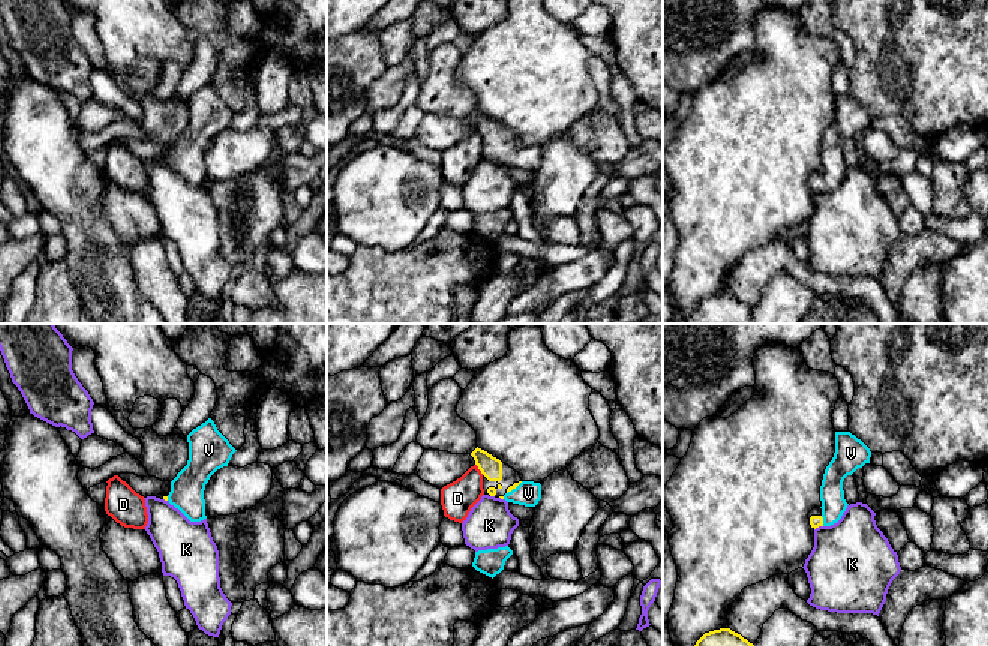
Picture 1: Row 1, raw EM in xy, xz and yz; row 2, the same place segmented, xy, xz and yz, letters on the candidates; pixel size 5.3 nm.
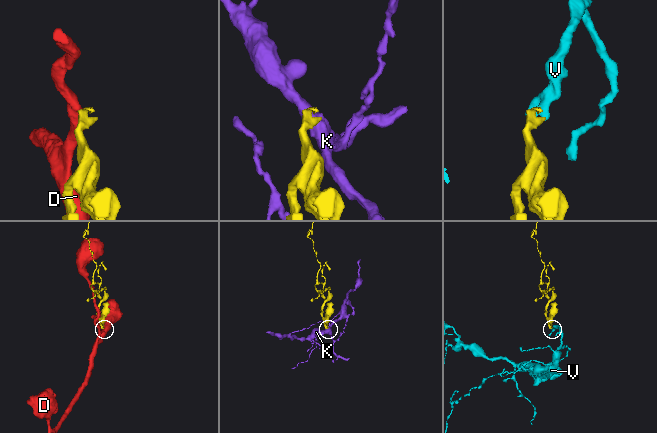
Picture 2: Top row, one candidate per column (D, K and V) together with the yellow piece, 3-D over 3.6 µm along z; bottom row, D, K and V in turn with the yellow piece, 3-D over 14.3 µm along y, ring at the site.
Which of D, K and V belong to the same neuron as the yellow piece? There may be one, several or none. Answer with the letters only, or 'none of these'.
V

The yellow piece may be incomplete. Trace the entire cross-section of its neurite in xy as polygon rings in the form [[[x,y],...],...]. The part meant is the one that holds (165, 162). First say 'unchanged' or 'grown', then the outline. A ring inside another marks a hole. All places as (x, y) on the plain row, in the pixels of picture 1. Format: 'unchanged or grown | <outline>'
grown | [[[211,82],[193,93],[187,99],[187,106],[187,129],[171,145],[171,156],[163,163],[178,172],[190,186],[201,186],[207,183],[205,148],[217,133],[228,130],[237,114],[217,94]]]

